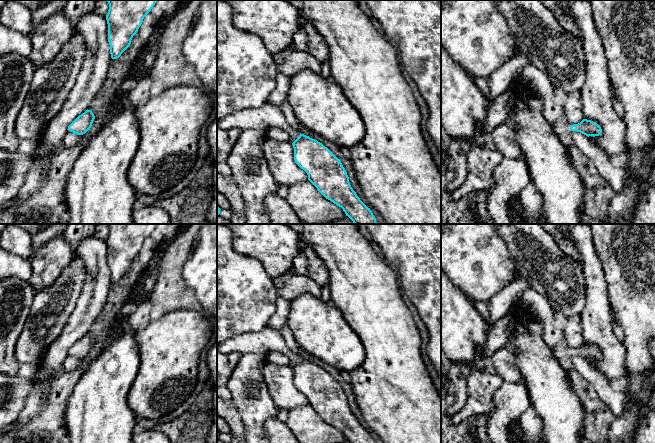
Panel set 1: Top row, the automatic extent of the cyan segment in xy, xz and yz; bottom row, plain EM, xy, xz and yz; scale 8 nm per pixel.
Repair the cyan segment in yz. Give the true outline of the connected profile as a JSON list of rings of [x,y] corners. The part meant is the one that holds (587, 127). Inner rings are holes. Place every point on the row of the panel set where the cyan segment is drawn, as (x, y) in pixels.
[[[564,116],[563,118],[559,119],[557,124],[555,125],[555,133],[562,141],[562,143],[569,147],[572,144],[571,132],[577,131],[586,136],[599,136],[602,133],[602,129],[600,125],[597,123],[583,119],[578,124],[570,125]]]

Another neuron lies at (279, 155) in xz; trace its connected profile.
[[[266,138],[262,153],[271,175],[279,185],[289,187],[308,180],[307,173],[294,160],[294,148],[289,141]]]

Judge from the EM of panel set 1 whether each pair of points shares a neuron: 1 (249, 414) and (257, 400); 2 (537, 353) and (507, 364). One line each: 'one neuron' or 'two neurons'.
1: one neuron
2: two neurons

